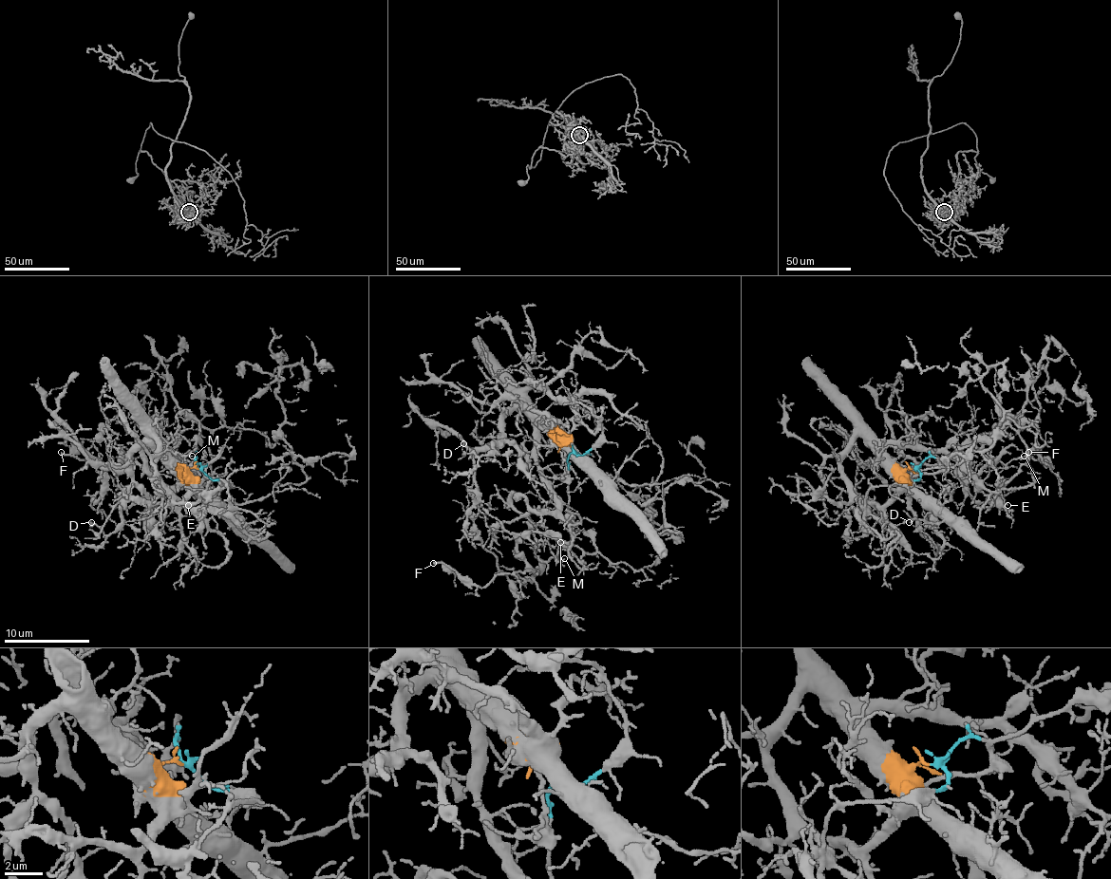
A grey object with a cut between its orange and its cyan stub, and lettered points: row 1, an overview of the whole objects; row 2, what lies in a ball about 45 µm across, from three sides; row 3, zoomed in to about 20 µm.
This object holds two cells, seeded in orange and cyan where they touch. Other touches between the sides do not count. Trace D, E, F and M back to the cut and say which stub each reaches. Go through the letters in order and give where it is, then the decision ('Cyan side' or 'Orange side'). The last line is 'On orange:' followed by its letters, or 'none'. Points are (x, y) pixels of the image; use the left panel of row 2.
D: Place: (91, 522). Orange side
E: Place: (188, 505). Cyan side
F: Place: (61, 452). Cyan side
M: Place: (192, 456). Orange side
On orange: D, M

